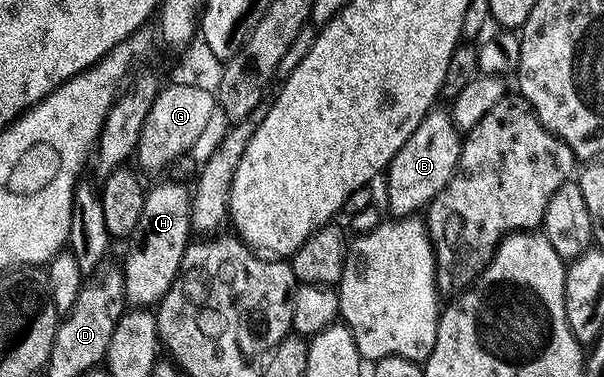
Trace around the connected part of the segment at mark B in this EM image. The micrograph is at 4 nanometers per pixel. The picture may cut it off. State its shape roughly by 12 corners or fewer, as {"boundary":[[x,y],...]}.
{"boundary":[[432,110],[391,159],[391,204],[430,204],[459,167],[461,132]]}

